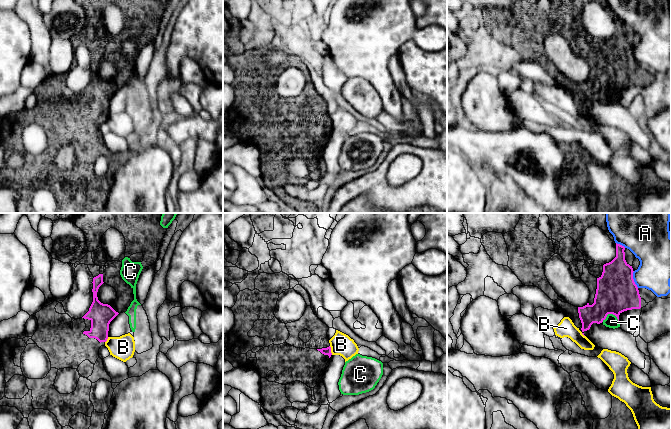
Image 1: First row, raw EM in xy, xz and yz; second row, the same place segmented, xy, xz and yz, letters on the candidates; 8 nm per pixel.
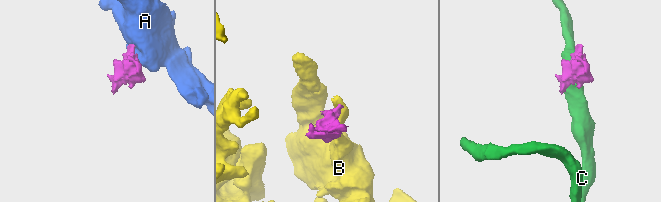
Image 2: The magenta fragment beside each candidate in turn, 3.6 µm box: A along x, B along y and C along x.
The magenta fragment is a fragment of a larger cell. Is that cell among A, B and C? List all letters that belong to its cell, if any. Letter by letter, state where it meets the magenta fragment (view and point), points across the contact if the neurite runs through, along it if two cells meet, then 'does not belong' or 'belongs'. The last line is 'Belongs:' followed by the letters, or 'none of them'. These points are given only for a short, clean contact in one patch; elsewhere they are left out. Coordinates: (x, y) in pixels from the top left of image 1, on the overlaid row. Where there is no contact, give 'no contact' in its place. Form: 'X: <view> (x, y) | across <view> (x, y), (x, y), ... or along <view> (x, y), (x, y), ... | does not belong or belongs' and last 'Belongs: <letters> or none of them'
A: yz (633, 279) | along yz (633, 271), (633, 281), (638, 287) | does not belong
B: xz (330, 350) | along xz (329, 346), (332, 354) | does not belong
C: yz (609, 313) | does not belong
Belongs: none of them

